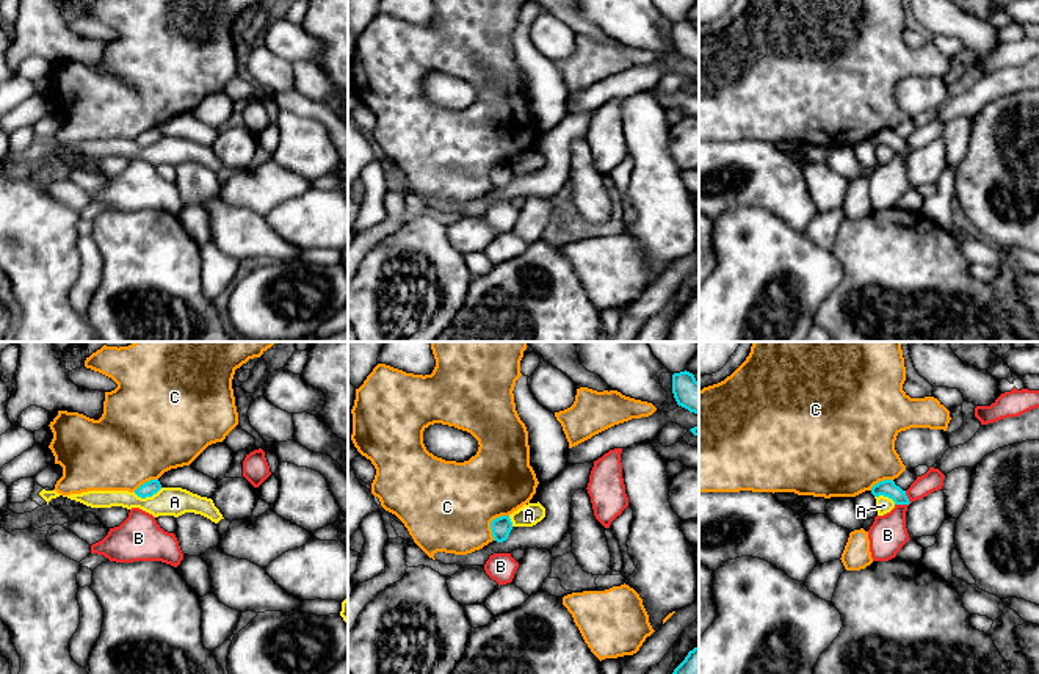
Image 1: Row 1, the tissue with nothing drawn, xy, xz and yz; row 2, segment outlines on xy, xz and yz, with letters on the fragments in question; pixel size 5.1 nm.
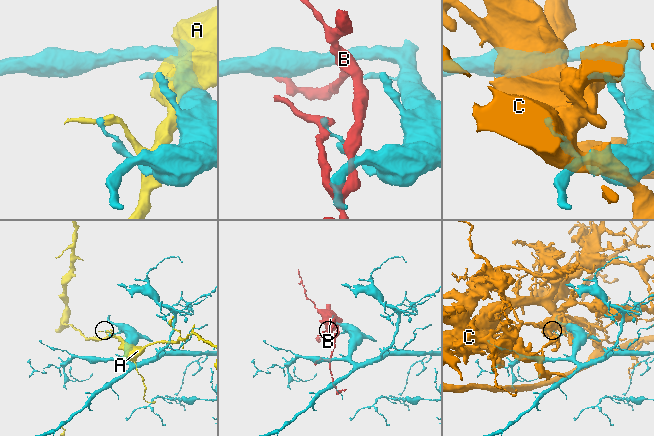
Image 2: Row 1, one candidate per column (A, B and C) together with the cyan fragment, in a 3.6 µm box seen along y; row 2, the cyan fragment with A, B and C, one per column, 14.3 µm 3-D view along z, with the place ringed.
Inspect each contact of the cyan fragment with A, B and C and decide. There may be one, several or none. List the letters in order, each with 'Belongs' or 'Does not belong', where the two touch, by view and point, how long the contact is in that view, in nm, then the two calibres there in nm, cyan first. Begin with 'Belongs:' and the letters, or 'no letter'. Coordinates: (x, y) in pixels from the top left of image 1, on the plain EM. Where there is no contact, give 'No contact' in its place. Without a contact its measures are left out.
Belongs: no letter
A: Does not belong. Touches cyan at xy (148, 144). Shared border 150 nm. Thickness 80 nm (cyan) against 140 nm
B: Does not belong. Touches cyan at yz (908, 152). Shared border 100 nm. Thickness 90 nm (cyan) against 190 nm
C: Does not belong. Touches cyan at xz (491, 171). Shared border 160 nm. Thickness 100 nm (cyan) against 460 nm

